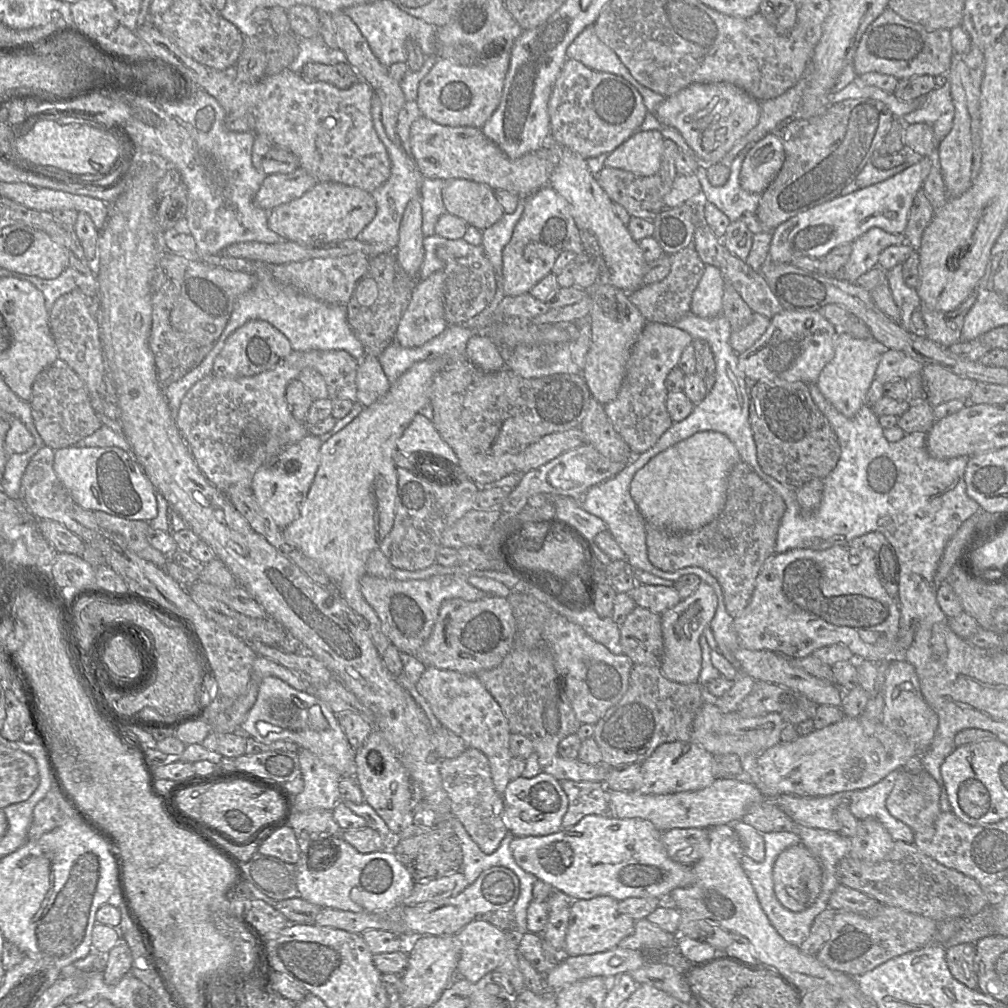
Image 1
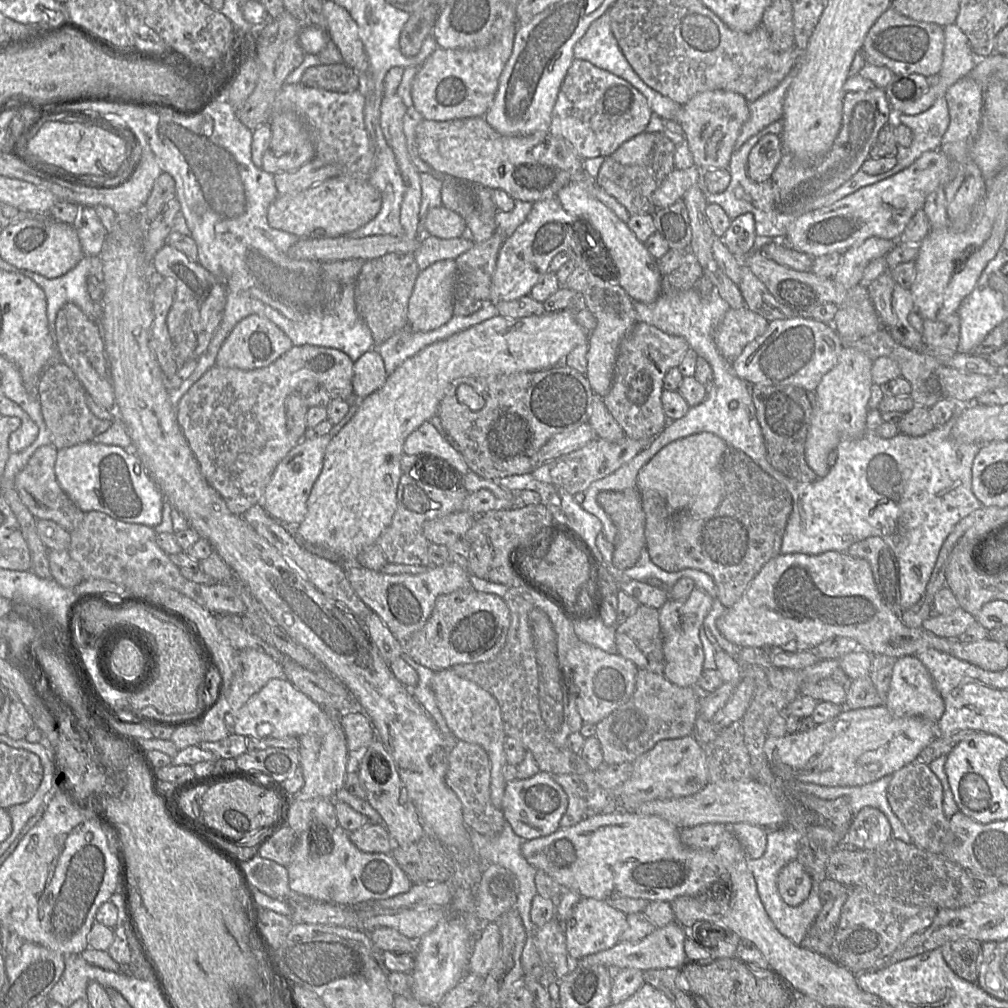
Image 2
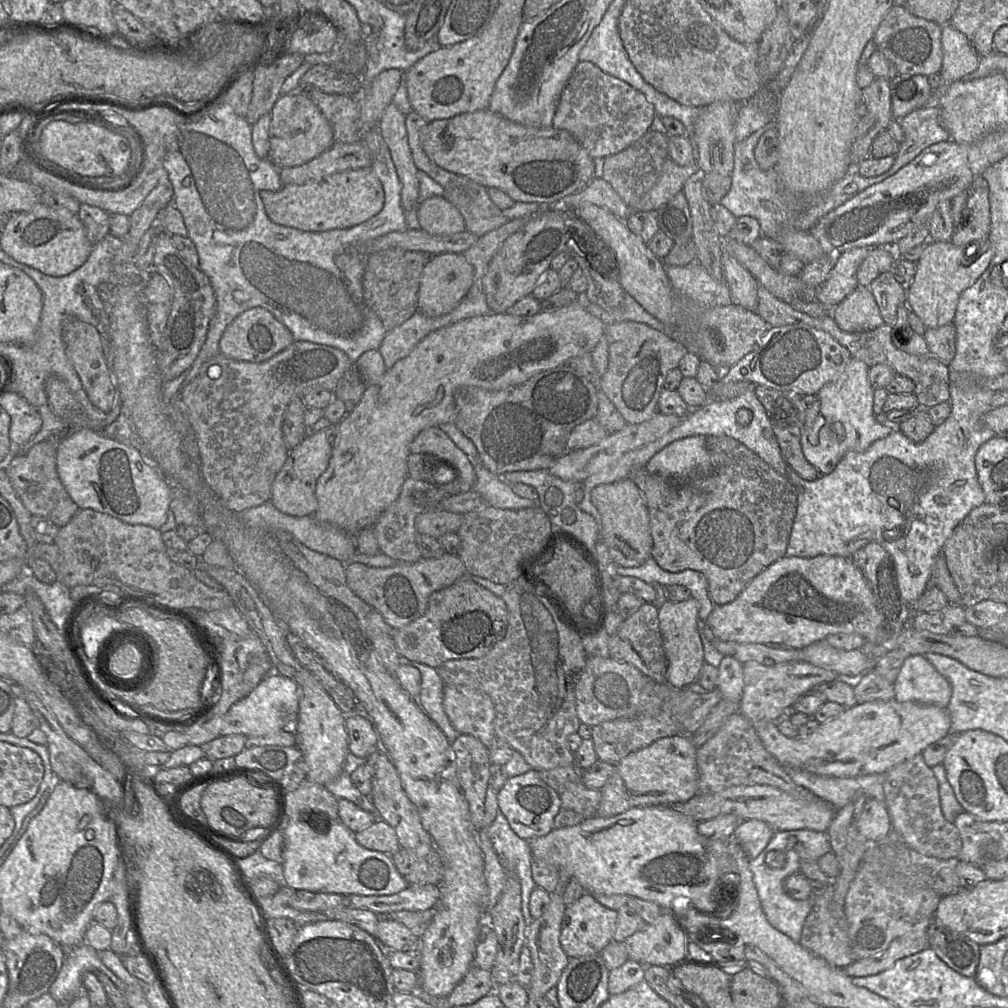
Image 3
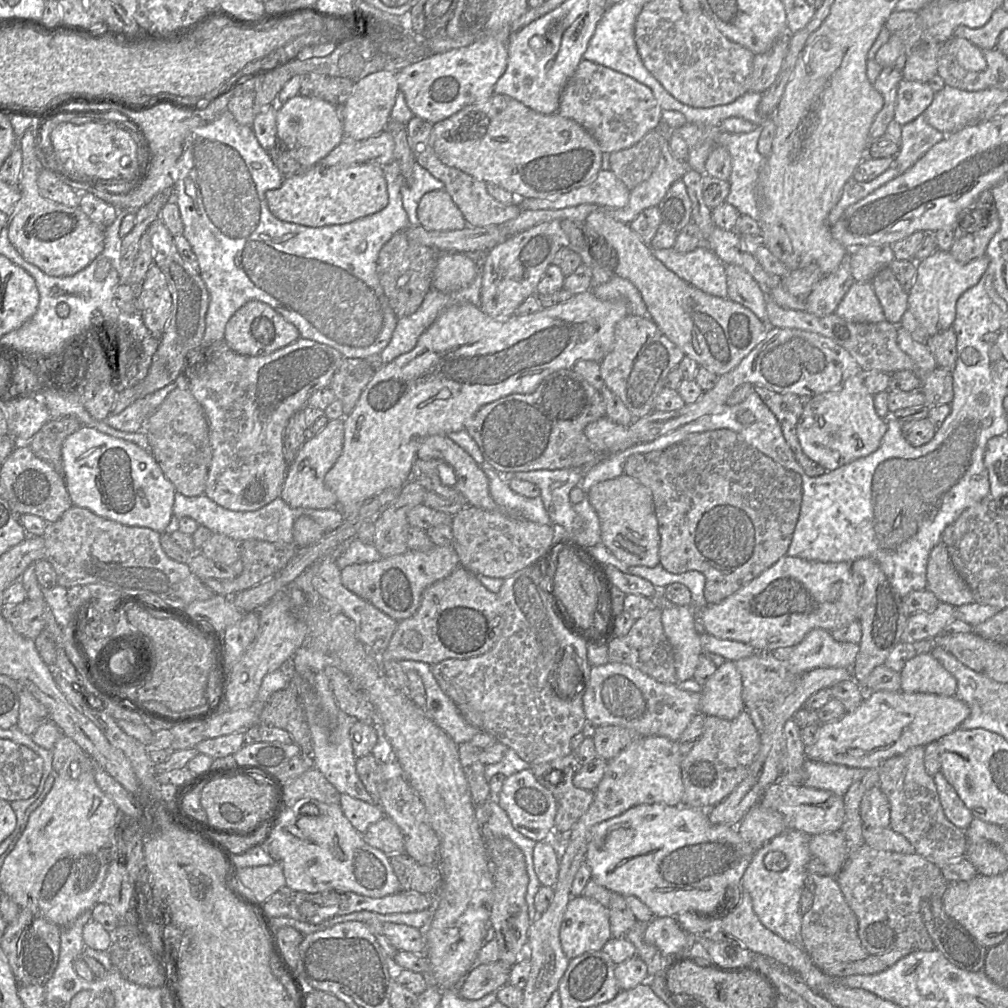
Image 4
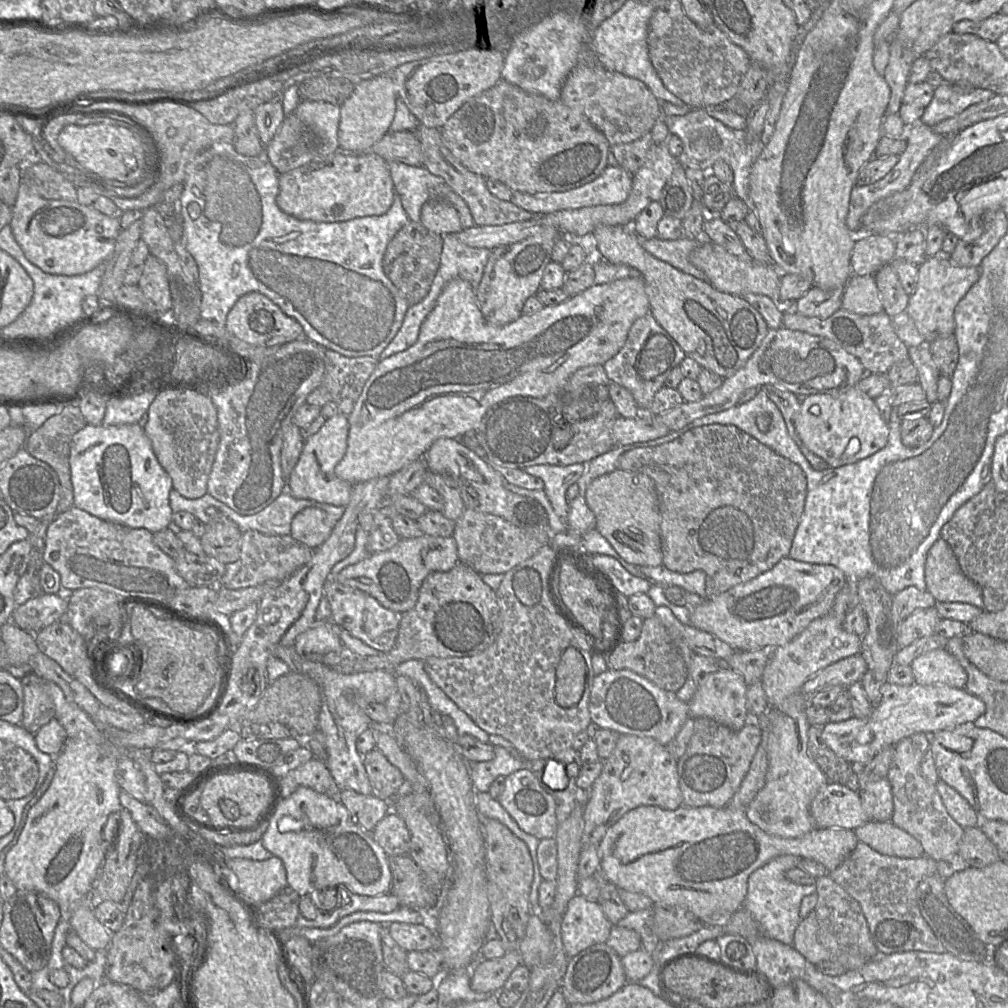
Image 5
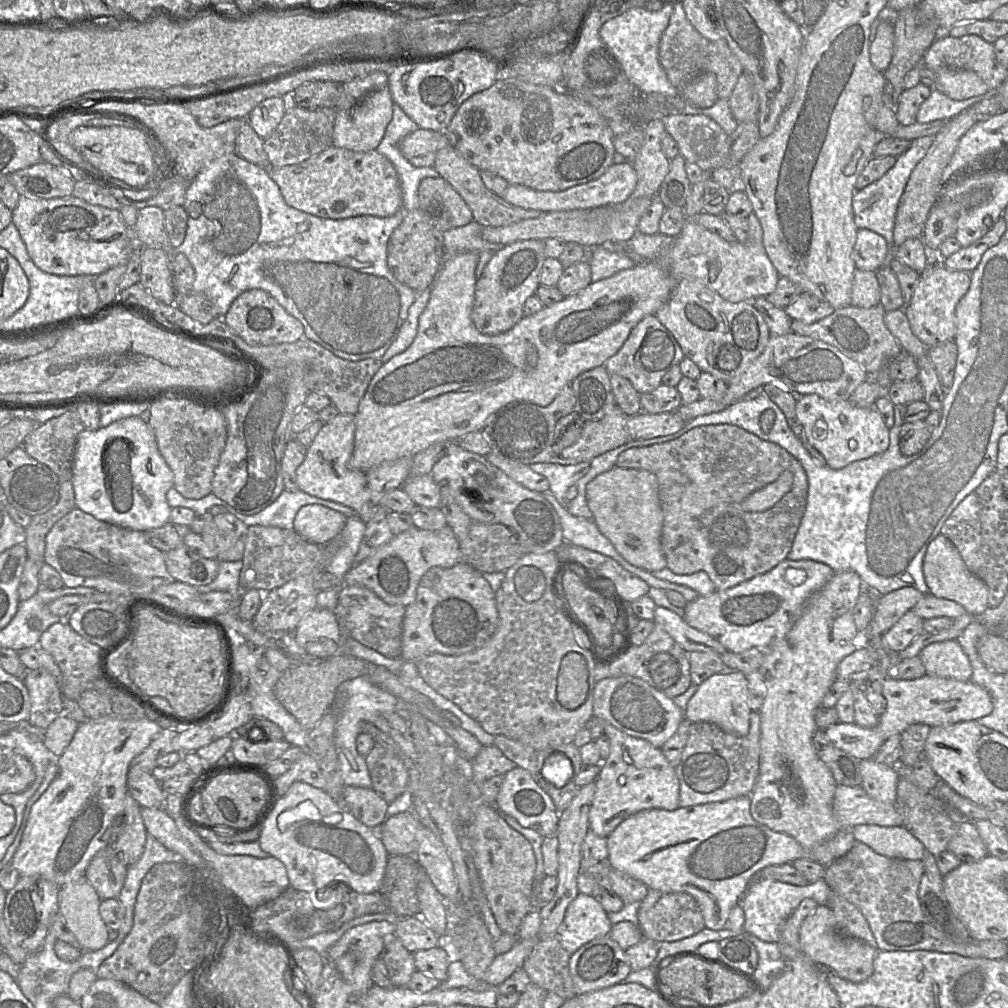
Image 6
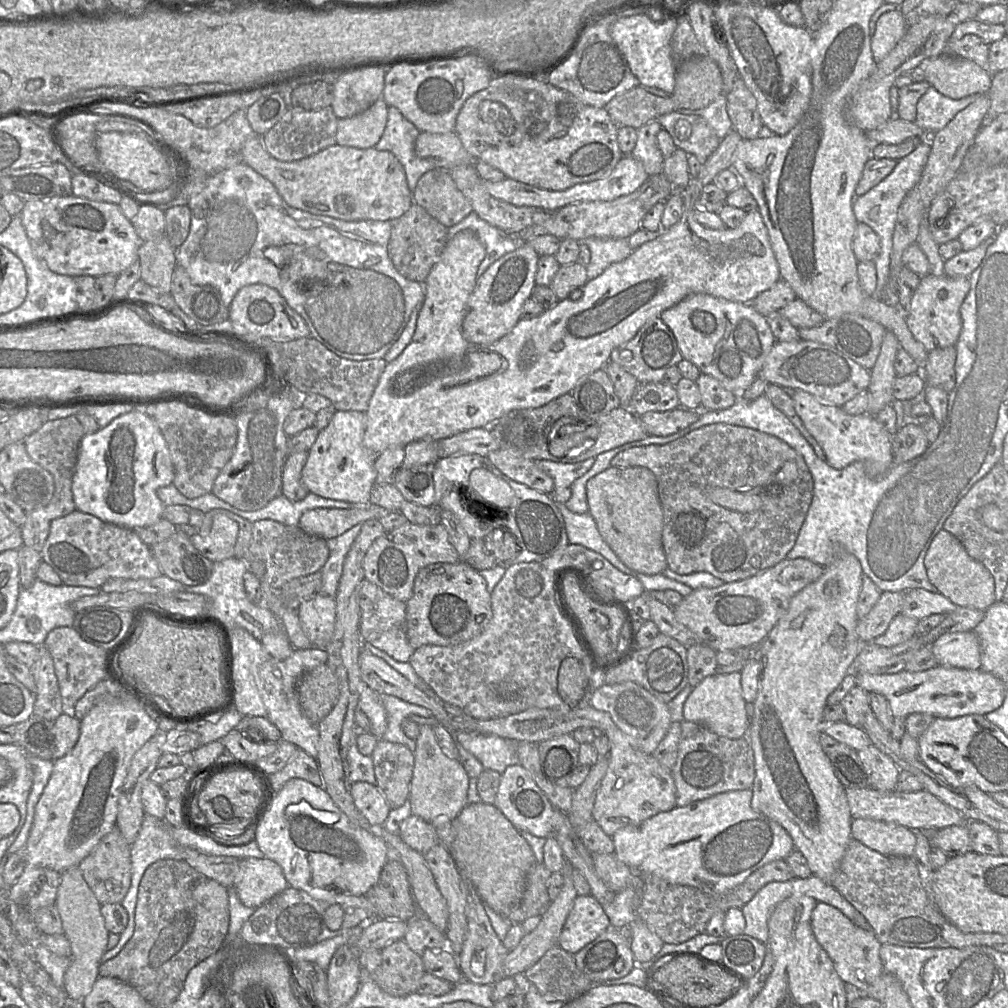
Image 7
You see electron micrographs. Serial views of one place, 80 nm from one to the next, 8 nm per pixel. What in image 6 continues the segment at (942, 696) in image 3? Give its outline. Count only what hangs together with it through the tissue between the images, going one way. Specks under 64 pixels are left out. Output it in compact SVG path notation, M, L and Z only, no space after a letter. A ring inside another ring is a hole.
M956 639L932 643L918 656L927 675L961 682L971 679L970 660Z

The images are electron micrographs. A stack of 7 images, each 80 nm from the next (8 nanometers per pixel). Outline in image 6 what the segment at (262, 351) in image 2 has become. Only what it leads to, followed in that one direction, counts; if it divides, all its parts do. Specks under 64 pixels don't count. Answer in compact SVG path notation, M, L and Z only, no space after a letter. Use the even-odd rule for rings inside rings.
M260 289L243 292L231 304L224 316L229 328L250 346L271 346L294 343L304 337L304 327L270 294Z

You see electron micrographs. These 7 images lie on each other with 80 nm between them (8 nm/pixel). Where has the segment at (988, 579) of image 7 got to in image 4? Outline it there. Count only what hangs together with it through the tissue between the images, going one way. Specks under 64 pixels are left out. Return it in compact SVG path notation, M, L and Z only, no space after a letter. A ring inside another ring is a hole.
M943 542L937 544L930 552L926 576L927 589L933 592L940 602L954 607L975 603L971 589L956 571L948 549Z

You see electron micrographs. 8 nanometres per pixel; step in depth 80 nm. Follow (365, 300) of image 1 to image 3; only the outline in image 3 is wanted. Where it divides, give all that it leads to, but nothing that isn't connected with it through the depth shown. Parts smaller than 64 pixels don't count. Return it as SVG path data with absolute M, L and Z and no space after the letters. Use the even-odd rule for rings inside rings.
M394 247L367 257L362 280L363 295L368 306L383 323L386 331L404 323L418 310L420 279L431 256L434 255Z

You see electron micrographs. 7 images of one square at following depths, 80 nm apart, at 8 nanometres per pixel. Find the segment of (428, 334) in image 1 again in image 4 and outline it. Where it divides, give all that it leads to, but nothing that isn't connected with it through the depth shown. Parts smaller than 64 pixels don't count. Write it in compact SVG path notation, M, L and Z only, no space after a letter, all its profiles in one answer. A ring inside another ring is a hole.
M440 253L433 272L432 287L442 293L464 289L478 274L475 255Z

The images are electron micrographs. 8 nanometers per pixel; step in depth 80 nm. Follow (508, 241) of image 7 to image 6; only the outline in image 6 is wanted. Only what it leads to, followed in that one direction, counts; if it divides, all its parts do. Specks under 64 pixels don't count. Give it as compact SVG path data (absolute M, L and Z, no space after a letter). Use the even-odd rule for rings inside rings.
M475 221L462 227L454 227L443 232L444 261L464 252L476 252L479 260L475 270L478 280L490 259L505 245L491 243L483 239L484 227Z

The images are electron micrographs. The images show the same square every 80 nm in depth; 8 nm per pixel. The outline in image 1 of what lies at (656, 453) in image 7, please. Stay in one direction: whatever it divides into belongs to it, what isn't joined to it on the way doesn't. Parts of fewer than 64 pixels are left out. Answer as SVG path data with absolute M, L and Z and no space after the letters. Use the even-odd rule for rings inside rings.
M744 461L738 462L728 477L726 502L721 513L702 528L681 534L670 534L646 523L646 545L649 561L663 572L676 572L687 567L699 567L711 574L722 588L728 614L734 619L749 604L758 574L768 558L775 553L777 533L786 505L767 483Z

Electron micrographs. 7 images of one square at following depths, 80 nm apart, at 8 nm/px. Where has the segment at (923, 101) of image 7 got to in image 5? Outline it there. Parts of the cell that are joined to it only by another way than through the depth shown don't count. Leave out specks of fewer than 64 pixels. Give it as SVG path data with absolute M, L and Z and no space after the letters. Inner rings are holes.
M942 83L934 89L933 98L920 120L933 127L941 121L958 115L969 106L986 101L993 96L995 93L990 90Z

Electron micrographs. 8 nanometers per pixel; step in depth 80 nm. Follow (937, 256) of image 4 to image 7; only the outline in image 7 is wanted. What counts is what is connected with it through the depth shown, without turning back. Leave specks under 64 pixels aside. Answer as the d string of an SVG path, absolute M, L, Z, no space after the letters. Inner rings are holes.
M931 273L921 277L912 297L906 317L908 329L929 352L937 348L955 346L962 329L960 306L970 288L969 277L951 278Z

